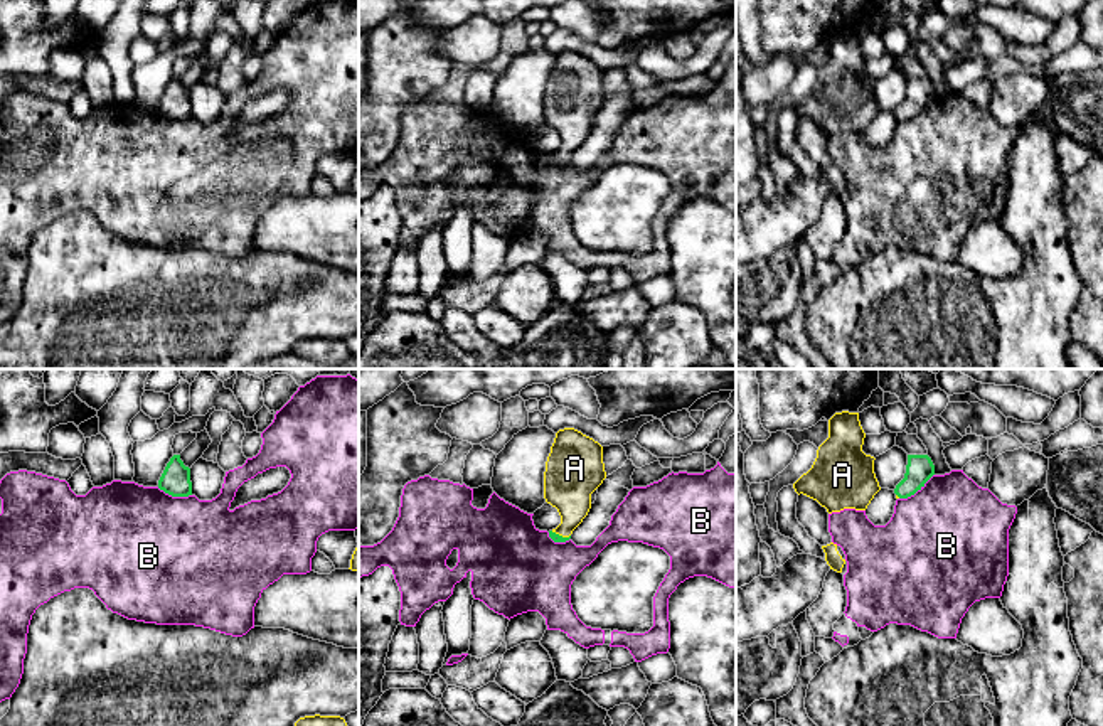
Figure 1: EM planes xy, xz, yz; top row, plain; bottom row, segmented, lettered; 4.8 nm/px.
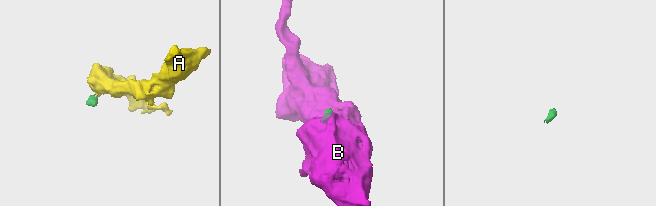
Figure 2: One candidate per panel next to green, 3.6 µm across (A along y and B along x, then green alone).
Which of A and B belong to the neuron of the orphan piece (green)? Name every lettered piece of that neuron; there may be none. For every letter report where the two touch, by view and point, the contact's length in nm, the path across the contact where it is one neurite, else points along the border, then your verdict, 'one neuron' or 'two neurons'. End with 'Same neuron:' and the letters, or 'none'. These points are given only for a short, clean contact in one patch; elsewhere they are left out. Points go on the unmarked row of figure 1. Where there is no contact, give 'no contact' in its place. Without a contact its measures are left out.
A: xz (561, 159) | 100 nm | across xz (556, 160), (561, 159), (568, 147), (568, 108) | one neuron
B: yz (916, 113) | 200 nm | along yz (933, 96), (913, 117), (900, 122) | two neurons
Same neuron: A

